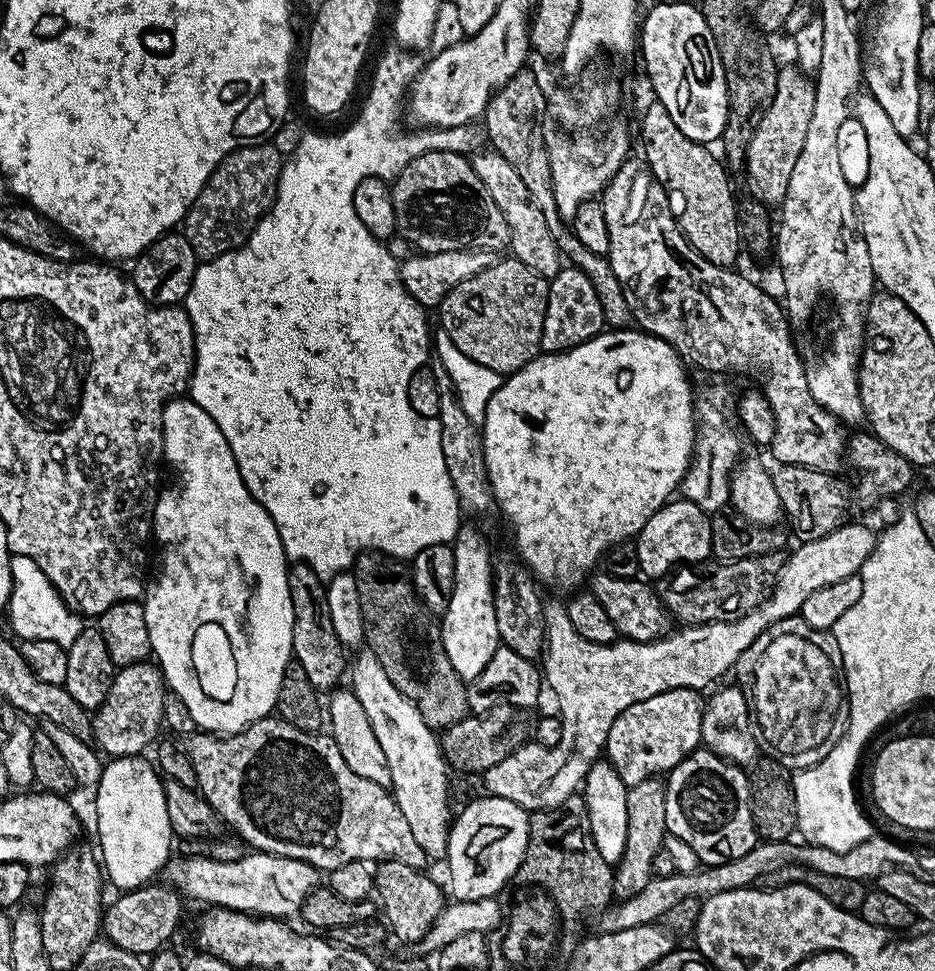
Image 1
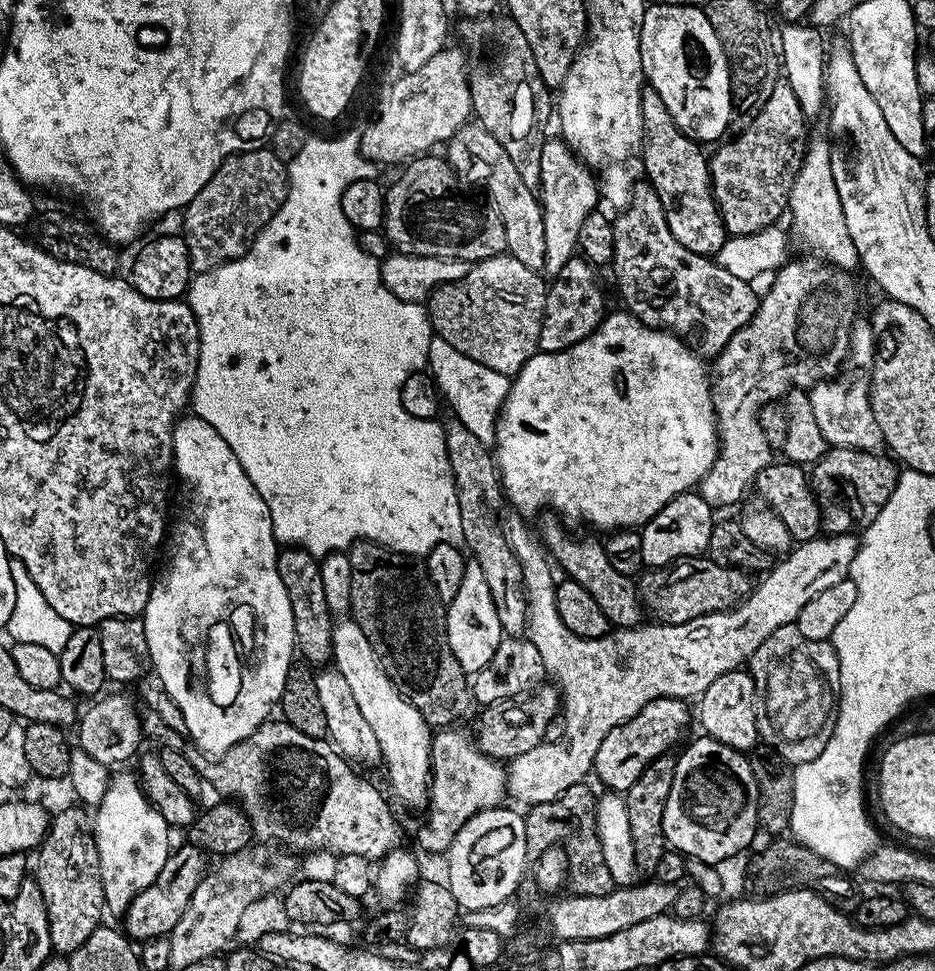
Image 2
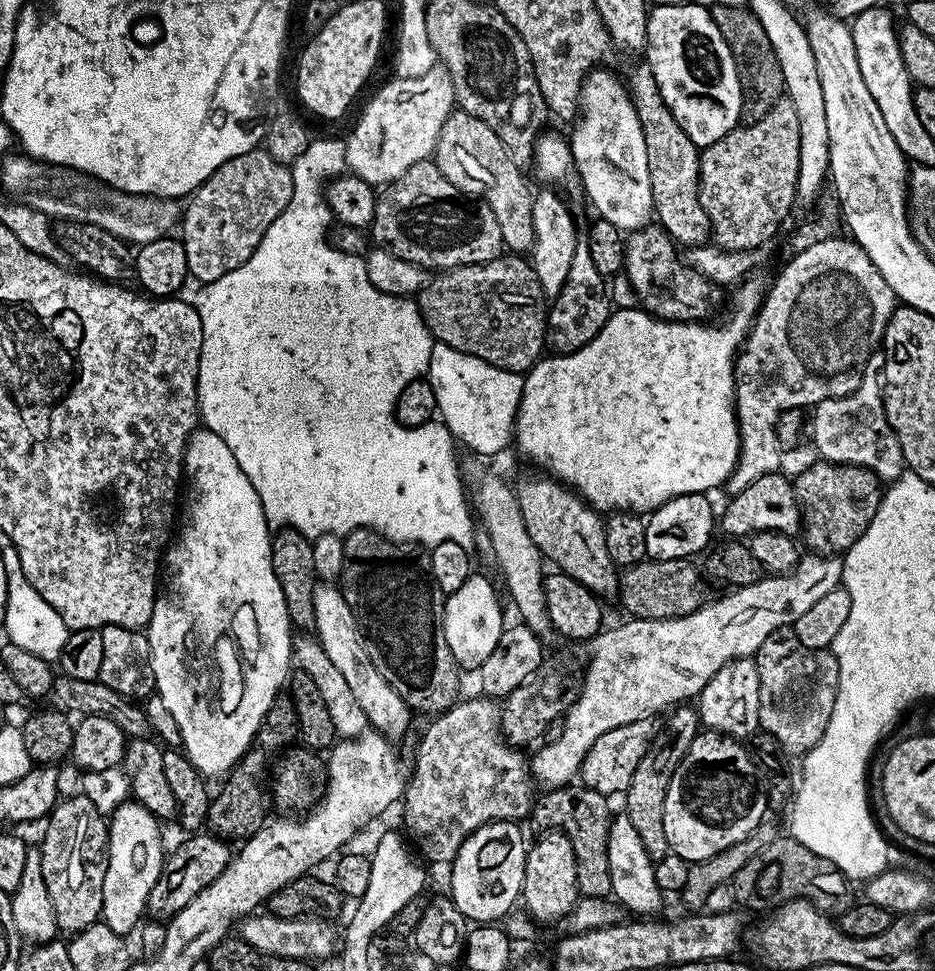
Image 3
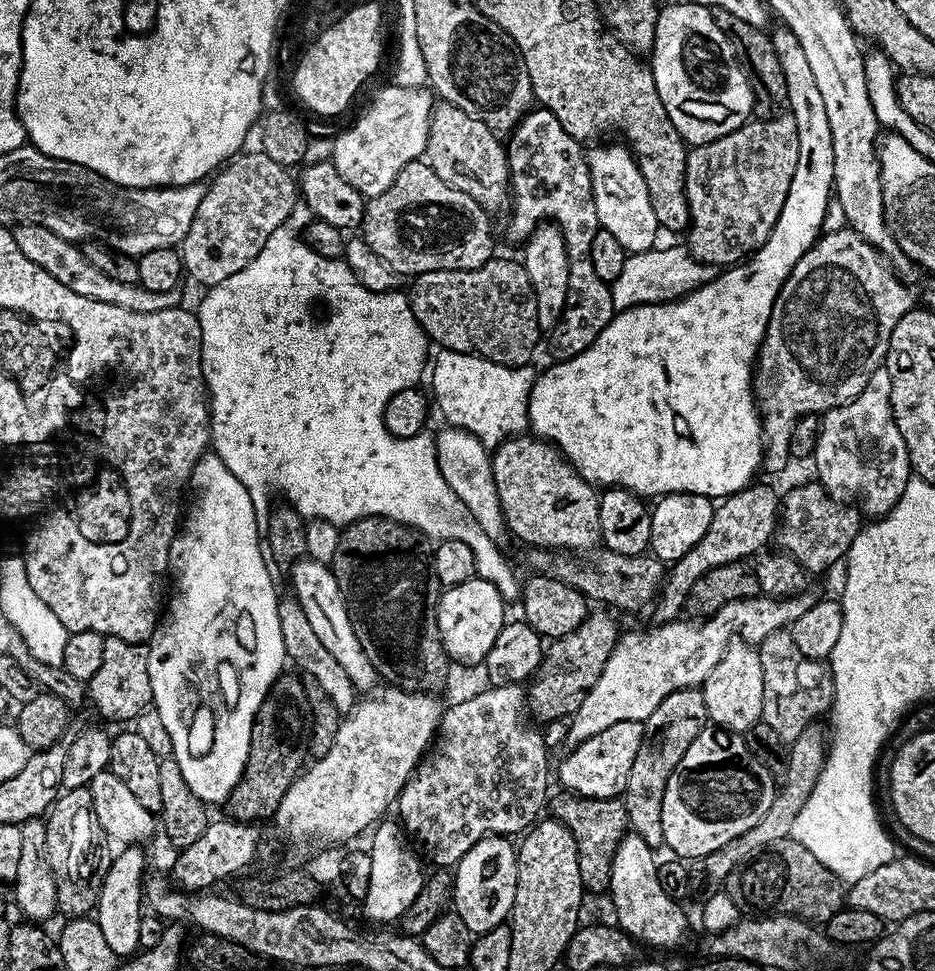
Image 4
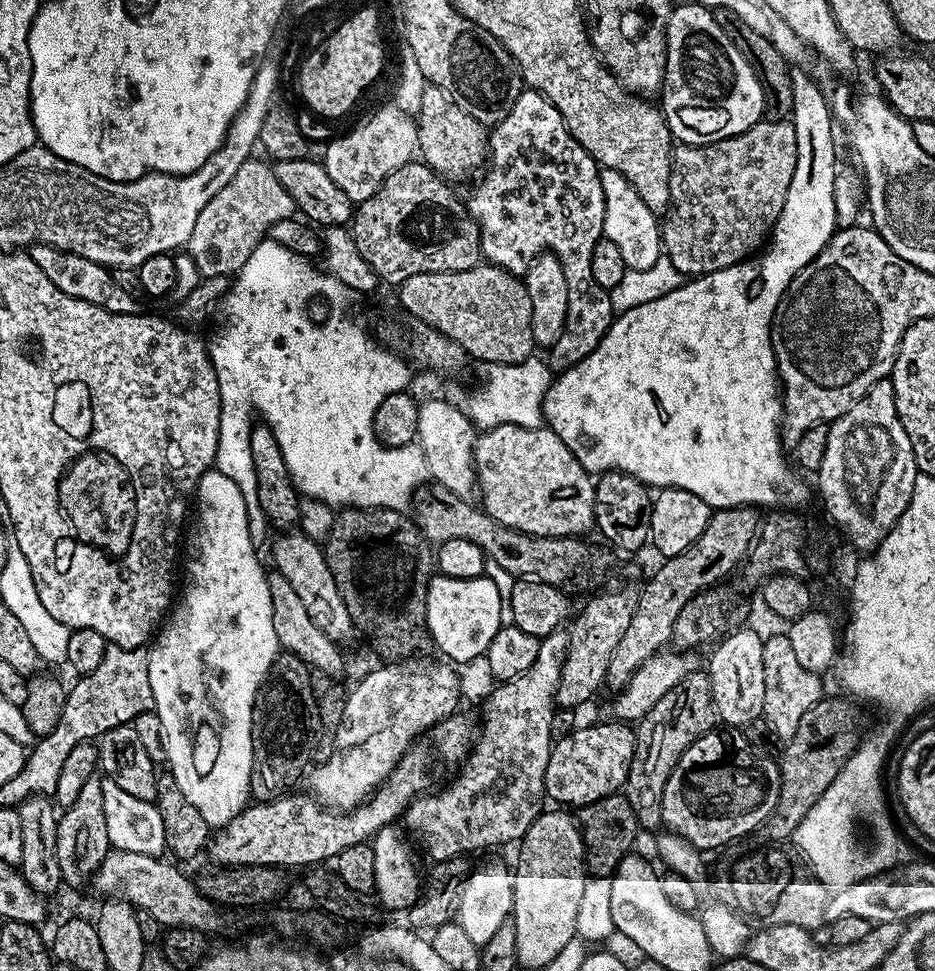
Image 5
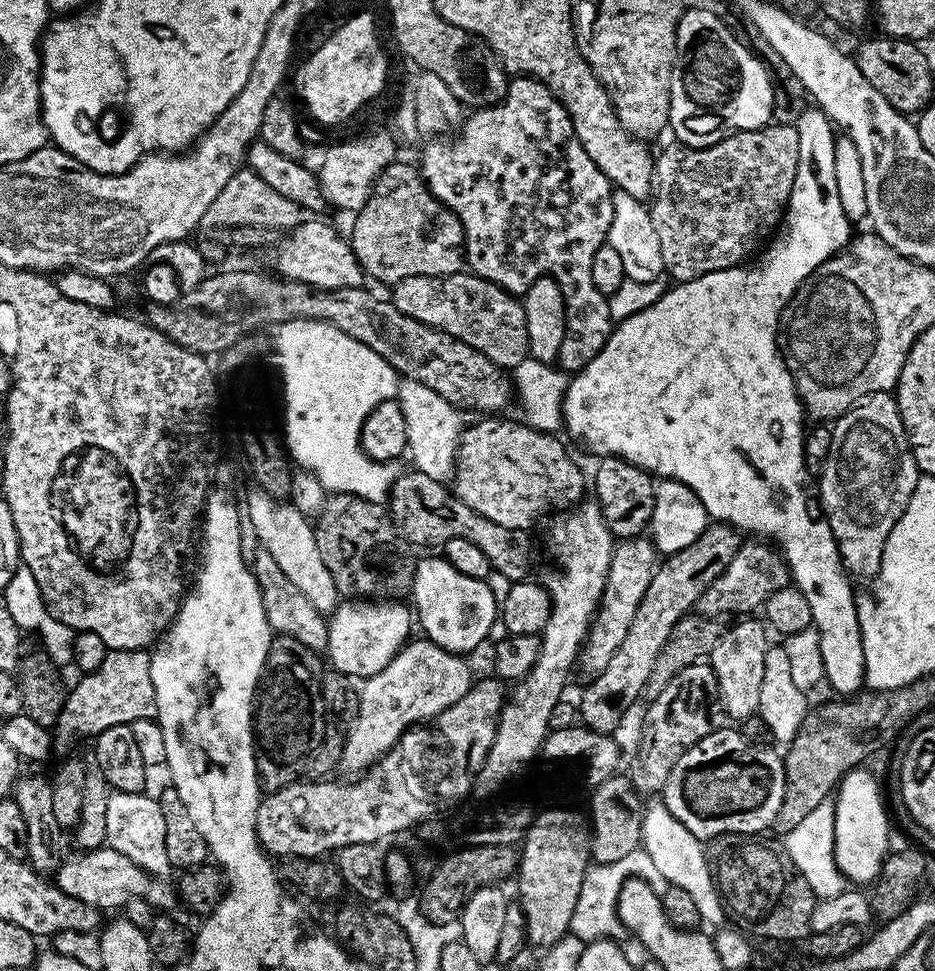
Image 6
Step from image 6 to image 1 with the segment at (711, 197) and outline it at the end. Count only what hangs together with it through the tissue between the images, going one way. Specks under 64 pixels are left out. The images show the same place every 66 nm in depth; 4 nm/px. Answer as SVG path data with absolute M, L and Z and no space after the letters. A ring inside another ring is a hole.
M781 67L776 73L774 98L762 114L762 122L754 130L748 148L744 152L742 167L748 175L748 188L764 206L783 205L786 198L786 186L790 186L790 174L798 163L798 154L802 154L805 145L806 129L814 109L815 86L799 67Z

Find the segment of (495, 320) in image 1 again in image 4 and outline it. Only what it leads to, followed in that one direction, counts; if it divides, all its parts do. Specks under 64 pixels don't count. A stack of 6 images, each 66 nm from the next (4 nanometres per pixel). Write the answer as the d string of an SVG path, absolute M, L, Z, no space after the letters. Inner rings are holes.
M493 258L474 270L434 270L423 272L411 281L410 299L414 318L422 326L433 345L450 352L473 352L475 356L498 362L502 366L518 368L529 363L542 337L538 324L534 287L523 263L516 260Z

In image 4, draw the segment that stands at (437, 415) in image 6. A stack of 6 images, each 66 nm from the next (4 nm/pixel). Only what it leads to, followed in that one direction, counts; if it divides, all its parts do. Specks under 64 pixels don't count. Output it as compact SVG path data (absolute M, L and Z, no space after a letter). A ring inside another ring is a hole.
M444 426L440 433L435 433L436 457L438 466L442 470L442 478L462 498L466 510L474 514L474 522L486 530L486 534L492 541L500 542L503 536L509 535L507 524L504 522L504 511L498 498L498 490L494 486L494 474L492 473L492 457L489 449L485 448L478 438L474 438L469 432L463 432L460 428Z

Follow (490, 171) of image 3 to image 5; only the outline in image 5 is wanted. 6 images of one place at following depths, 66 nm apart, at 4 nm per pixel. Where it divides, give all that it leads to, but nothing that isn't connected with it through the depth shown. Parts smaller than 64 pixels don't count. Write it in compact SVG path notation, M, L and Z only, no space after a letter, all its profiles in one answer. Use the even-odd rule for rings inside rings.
M427 85L422 92L421 106L416 115L419 136L418 154L429 168L444 178L460 178L472 160L485 161L489 155L487 127L458 106L446 91Z

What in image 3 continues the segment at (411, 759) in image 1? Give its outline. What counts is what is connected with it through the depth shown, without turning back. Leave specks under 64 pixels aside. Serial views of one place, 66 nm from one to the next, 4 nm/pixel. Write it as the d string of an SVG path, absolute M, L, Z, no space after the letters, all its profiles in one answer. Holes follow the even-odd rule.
M317 583L312 605L316 619L314 635L319 640L322 650L326 650L330 662L334 662L334 667L345 676L346 683L350 685L354 698L358 698L358 706L362 706L369 725L389 738L402 735L408 728L408 716L410 717L408 703L396 693L390 682L386 682L386 678L382 678L378 666L374 666L372 653L343 592L333 583Z

